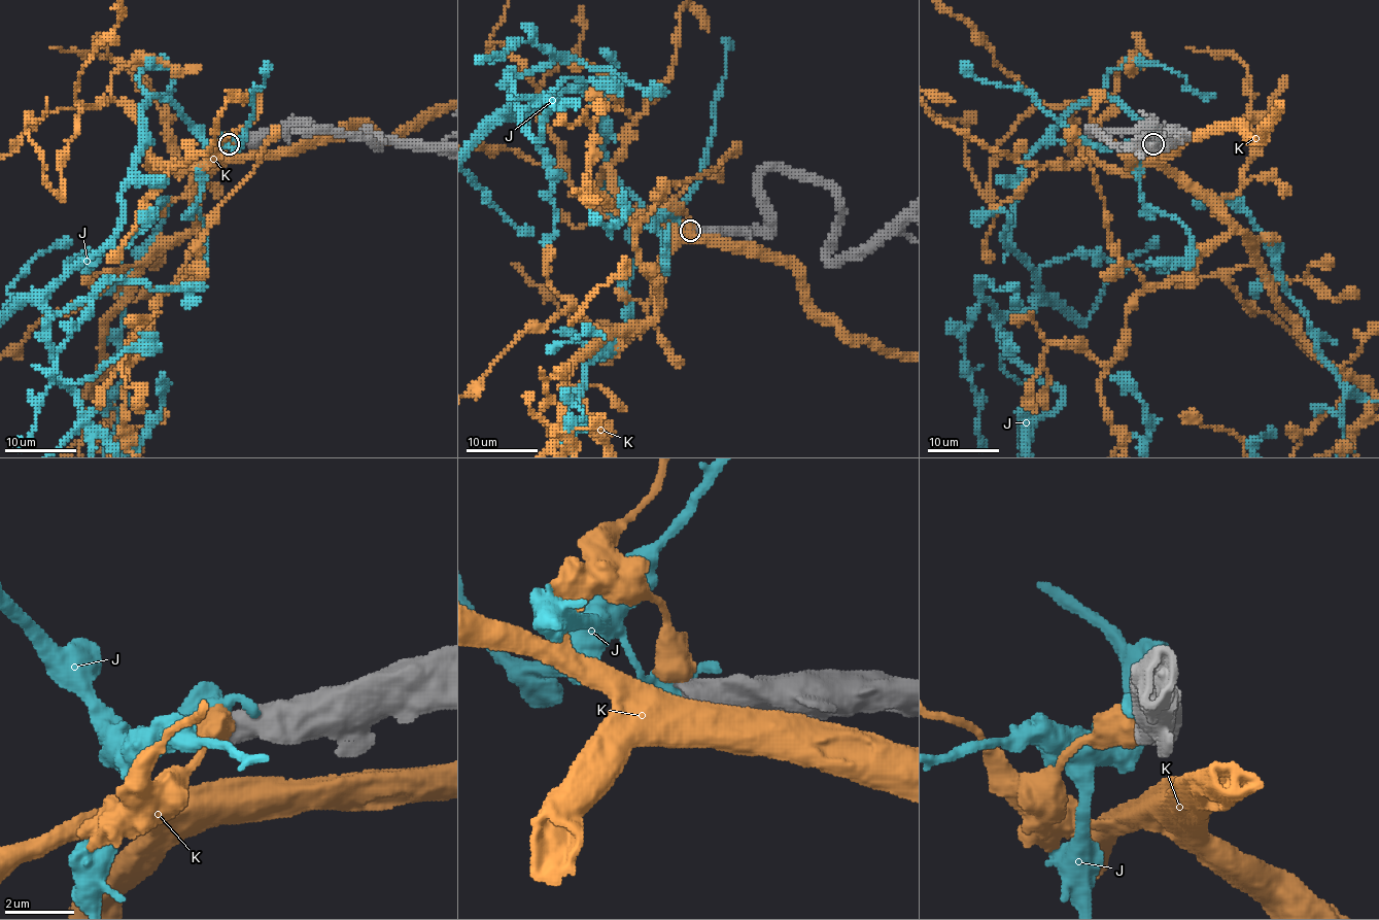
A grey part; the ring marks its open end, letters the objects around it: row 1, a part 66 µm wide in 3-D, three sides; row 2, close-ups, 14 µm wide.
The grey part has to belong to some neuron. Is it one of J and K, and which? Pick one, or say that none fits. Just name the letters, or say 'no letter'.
no letter

